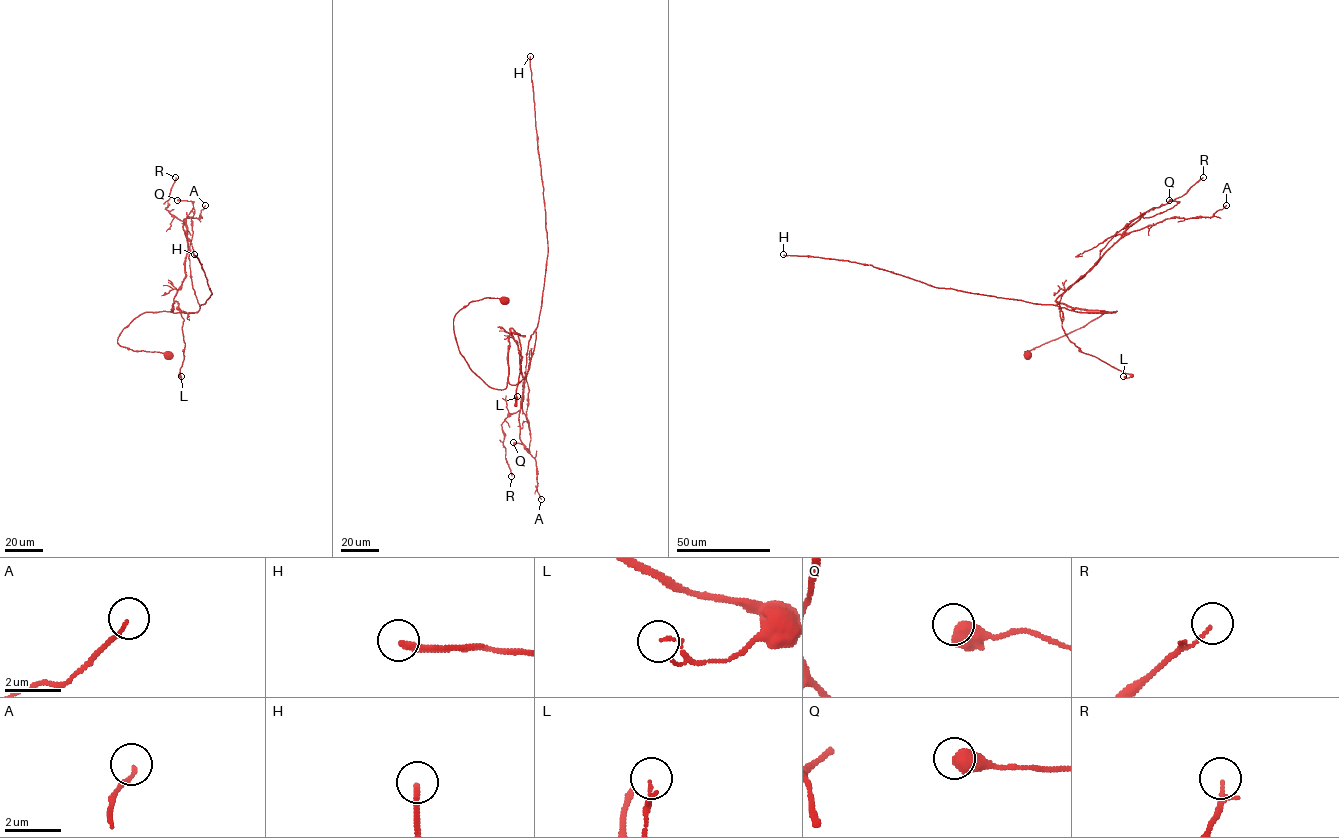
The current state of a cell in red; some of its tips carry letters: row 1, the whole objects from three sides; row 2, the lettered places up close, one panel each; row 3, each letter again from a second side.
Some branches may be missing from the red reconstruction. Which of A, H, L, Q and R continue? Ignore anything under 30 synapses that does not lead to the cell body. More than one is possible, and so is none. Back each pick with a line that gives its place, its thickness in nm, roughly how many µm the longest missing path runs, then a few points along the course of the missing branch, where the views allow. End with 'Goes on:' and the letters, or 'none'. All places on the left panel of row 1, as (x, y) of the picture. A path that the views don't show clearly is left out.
H: Place: (194, 254). Thickness 200 nm. Missing length about 300 µm. Course of what is missing: (194, 254), (187, 146), (199, 106), (190, 89), (176, 105), (178, 129), (156, 142), (164, 130)
Goes on: H

